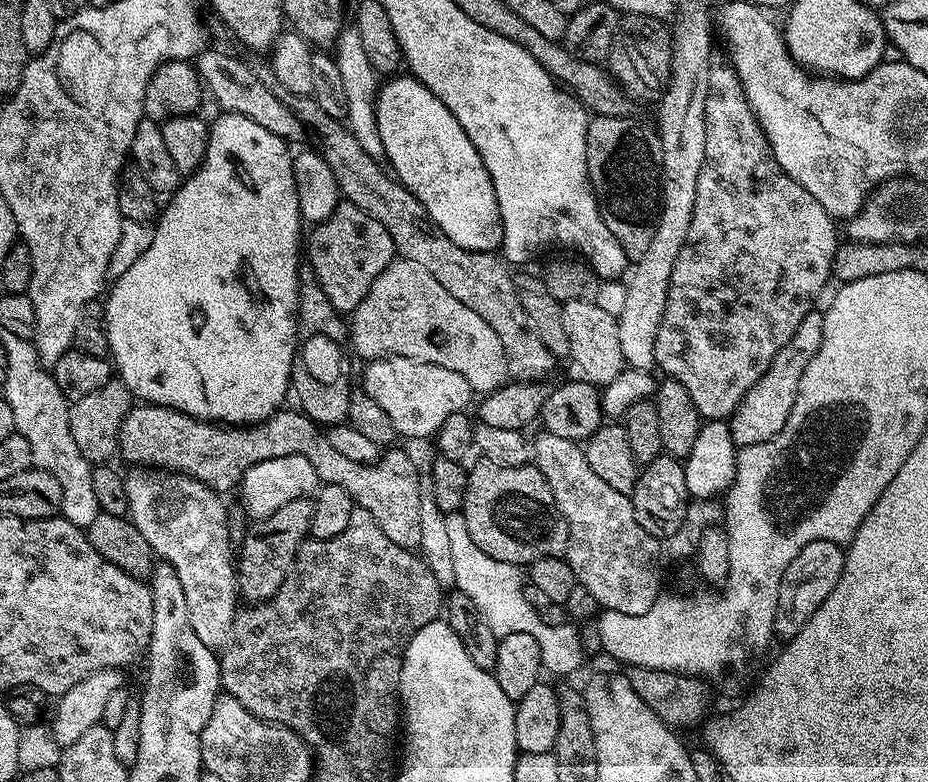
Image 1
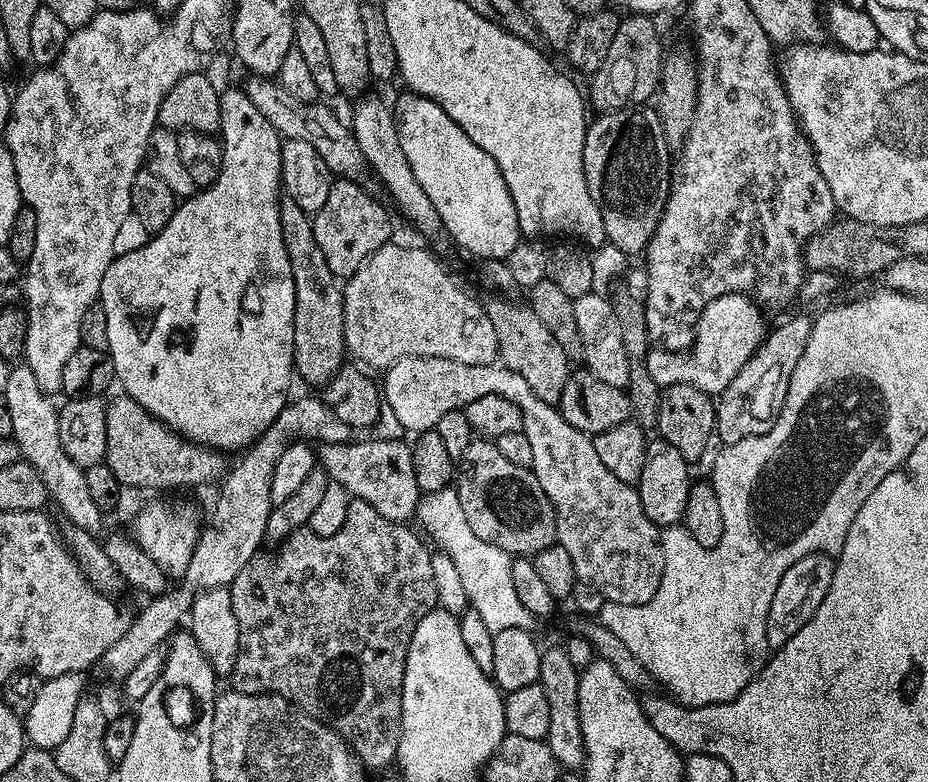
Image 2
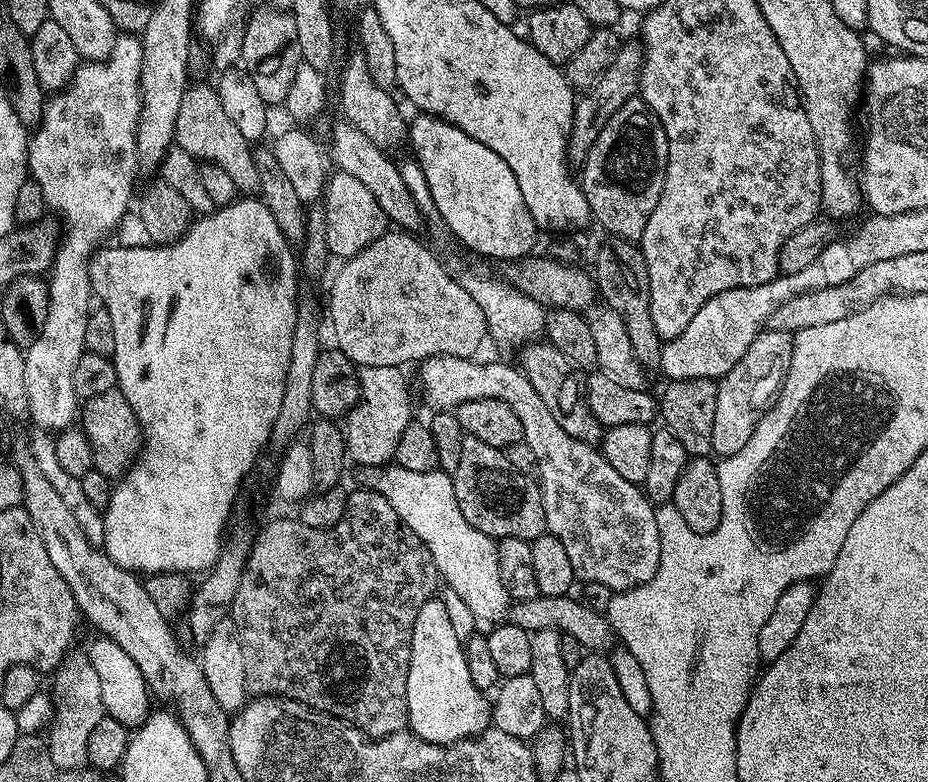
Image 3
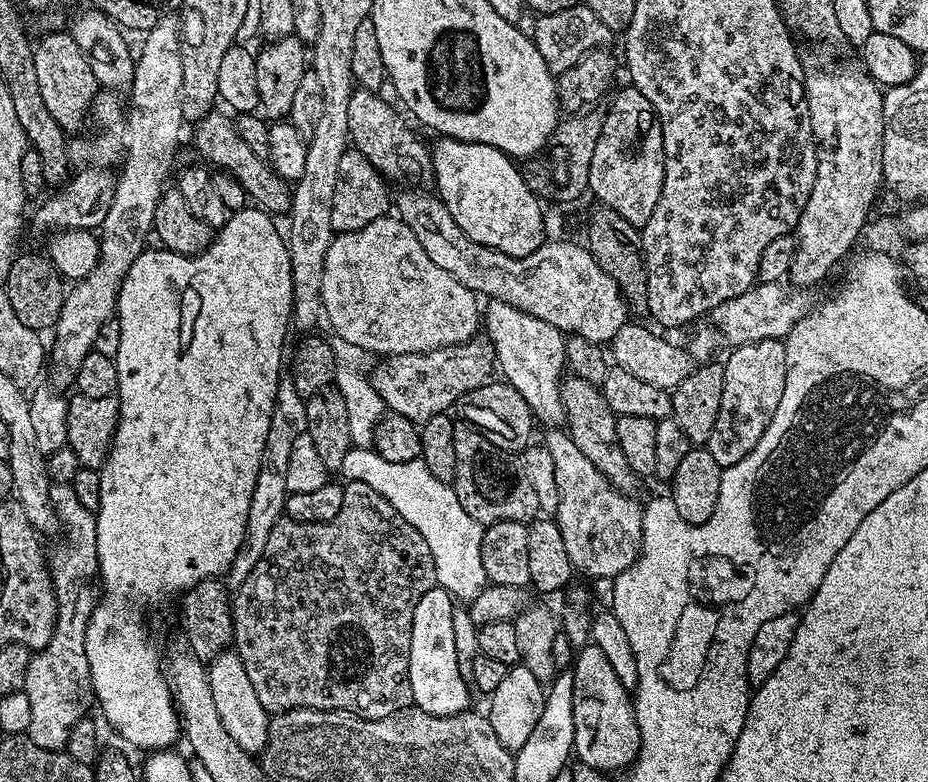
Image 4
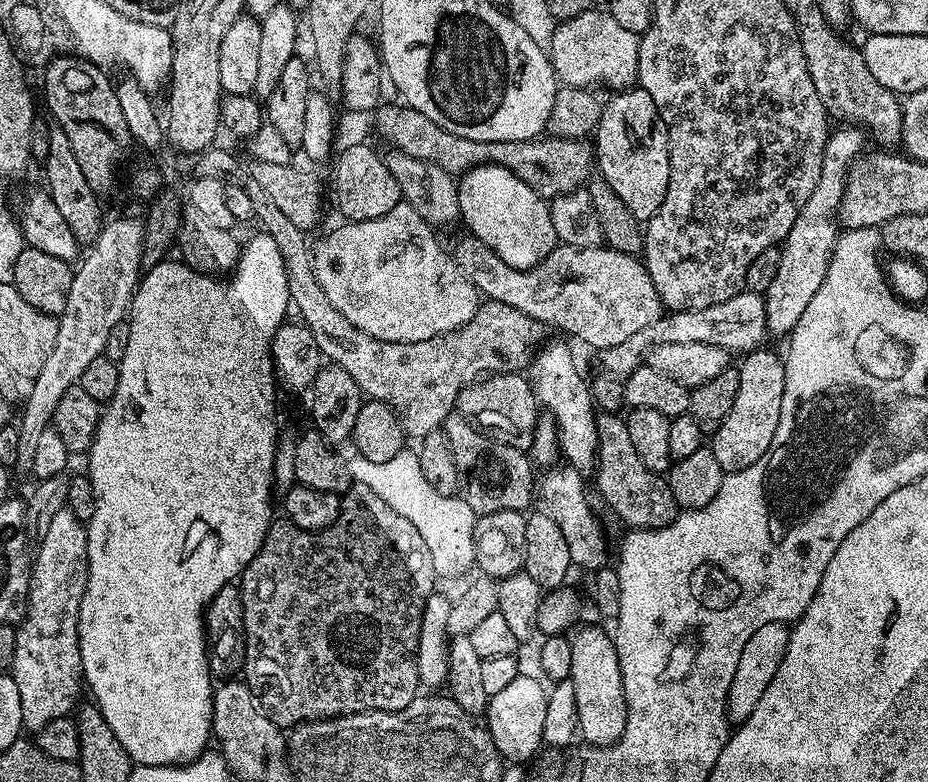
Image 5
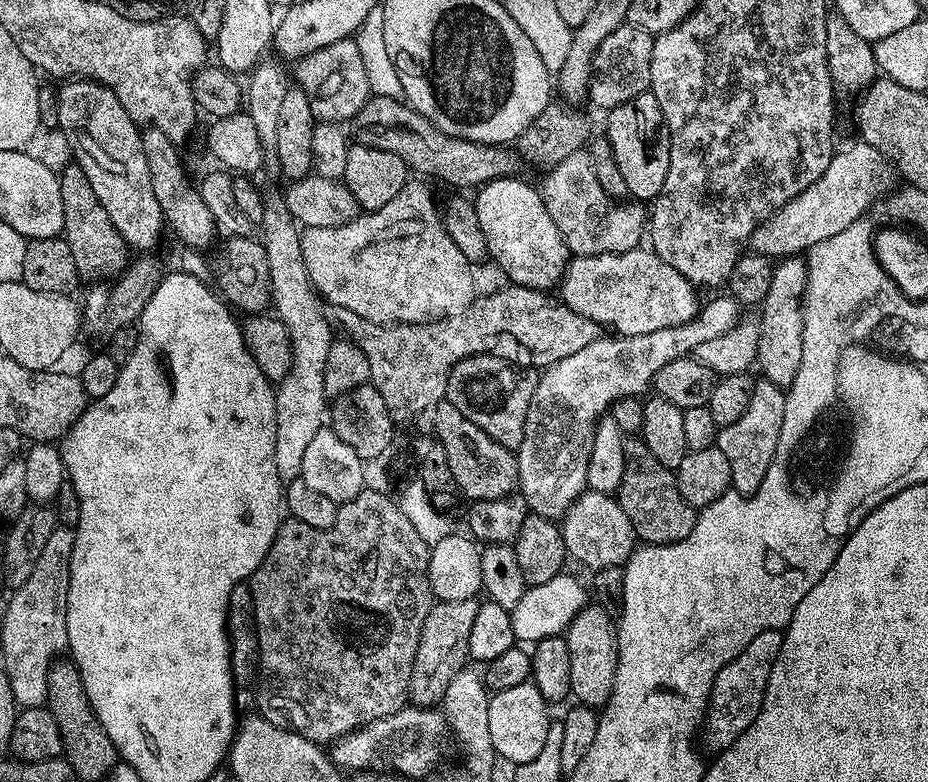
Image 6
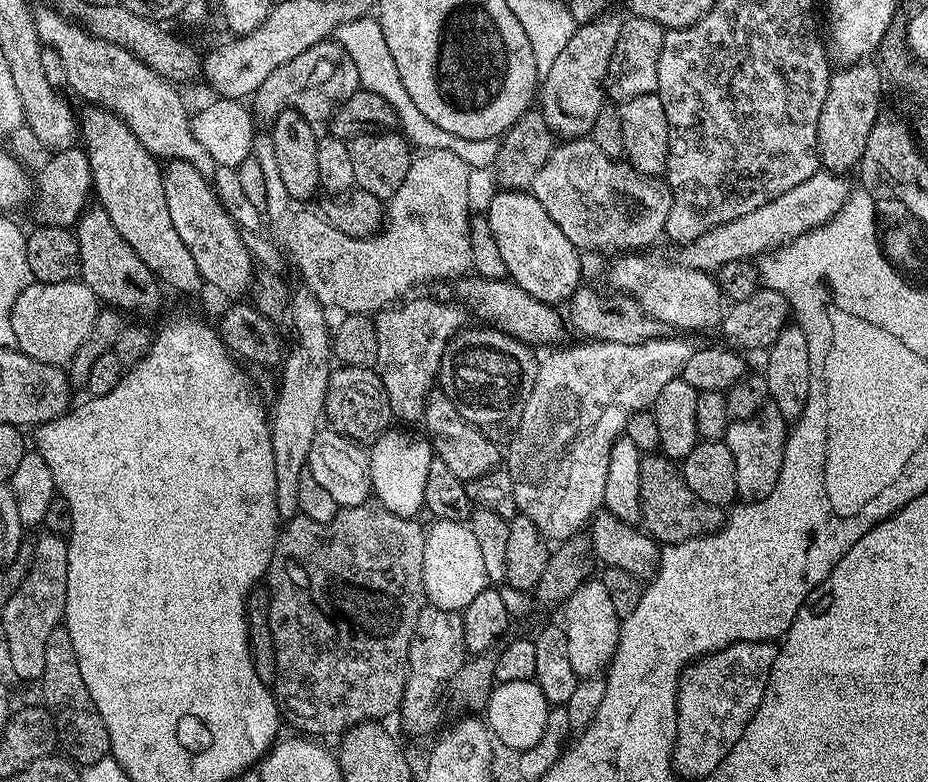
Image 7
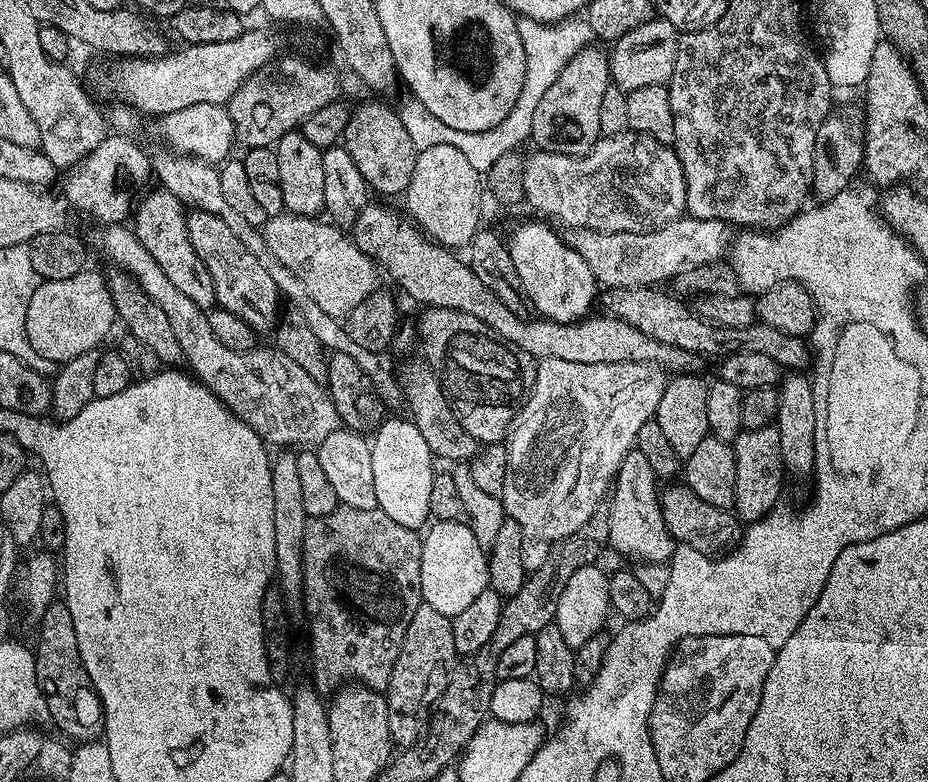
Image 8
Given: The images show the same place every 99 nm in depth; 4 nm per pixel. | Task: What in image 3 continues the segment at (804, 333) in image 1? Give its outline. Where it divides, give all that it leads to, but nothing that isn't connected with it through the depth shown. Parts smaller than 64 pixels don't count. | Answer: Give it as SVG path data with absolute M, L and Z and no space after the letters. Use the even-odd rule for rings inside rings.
M765 330L750 342L750 348L724 376L721 376L716 389L718 403L714 410L714 434L712 435L712 451L723 458L730 454L738 454L746 442L750 442L750 434L758 426L758 422L768 413L776 395L784 384L784 379L792 357L792 336L786 332Z

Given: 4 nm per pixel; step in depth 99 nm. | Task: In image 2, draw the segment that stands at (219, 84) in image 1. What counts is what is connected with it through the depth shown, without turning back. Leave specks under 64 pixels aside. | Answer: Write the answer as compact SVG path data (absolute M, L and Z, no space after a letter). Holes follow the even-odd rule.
M249 75L247 79L248 81L242 84L242 91L248 95L250 102L254 102L254 106L258 106L258 114L262 114L262 118L266 118L266 122L270 122L270 126L274 126L274 130L280 133L284 140L301 140L309 146L314 146L333 177L359 181L360 175L369 171L367 159L358 148L351 127L345 121L343 124L326 105L320 104L324 102L307 104L293 98L272 78Z

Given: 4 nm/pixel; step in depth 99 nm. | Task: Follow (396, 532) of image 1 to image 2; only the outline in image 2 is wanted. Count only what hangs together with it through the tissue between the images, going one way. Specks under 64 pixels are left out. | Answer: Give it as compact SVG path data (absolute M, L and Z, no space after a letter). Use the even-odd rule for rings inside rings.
M127 394L119 395L112 401L109 399L104 406L106 410L104 463L110 466L110 470L114 470L114 478L118 478L121 486L125 489L153 488L154 491L160 492L163 488L200 488L203 484L214 483L215 485L223 481L230 467L229 461L224 461L227 460L225 453L214 448L207 448L204 444L196 444L193 440L187 440L166 427L163 420L154 418L142 406L138 406L134 398L130 398ZM357 439L347 444L320 444L319 467L323 468L331 483L346 486L348 493L357 500L370 502L370 506L374 506L382 518L397 522L411 521L422 499L418 478L414 474L412 444L404 444L403 439L371 439Z

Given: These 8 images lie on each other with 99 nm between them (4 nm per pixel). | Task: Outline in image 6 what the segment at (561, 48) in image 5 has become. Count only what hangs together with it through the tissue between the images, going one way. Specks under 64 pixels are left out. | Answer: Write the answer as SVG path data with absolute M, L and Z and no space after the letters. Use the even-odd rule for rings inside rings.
M625 22L598 46L598 50L592 55L588 78L587 99L592 100L594 107L611 110L622 102L630 102L638 94L649 91L653 39L653 33Z

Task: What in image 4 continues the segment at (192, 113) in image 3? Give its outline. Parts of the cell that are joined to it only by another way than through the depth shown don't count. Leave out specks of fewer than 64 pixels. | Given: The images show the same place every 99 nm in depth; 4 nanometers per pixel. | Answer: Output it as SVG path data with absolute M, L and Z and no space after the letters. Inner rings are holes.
M212 110L207 116L195 121L196 148L208 160L216 163L215 167L222 172L229 172L242 186L242 190L248 195L249 201L255 207L263 208L269 214L276 212L291 213L292 188L289 181L283 180L271 165L265 160L260 160L254 151L246 146L246 142L239 137L235 123L229 121L219 110Z

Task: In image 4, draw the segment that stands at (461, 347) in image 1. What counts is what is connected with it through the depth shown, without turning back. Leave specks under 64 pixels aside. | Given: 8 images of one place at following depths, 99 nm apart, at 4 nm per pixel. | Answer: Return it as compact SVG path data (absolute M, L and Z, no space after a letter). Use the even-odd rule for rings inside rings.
M392 214L379 216L374 222L370 222L370 226L362 226L362 230L333 235L326 250L322 286L322 302L329 313L336 312L335 335L360 346L376 358L467 344L477 335L482 324L482 308L481 305L476 305L476 293L462 286L462 282L450 278L446 270L434 266L430 254L422 250L422 242L414 238L414 230L410 230L410 226L406 226Z

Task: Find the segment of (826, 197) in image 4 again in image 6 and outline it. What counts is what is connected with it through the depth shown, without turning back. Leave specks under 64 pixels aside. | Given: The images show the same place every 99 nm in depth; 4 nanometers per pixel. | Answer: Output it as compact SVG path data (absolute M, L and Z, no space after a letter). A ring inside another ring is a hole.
M799 255L781 259L773 267L770 278L770 290L766 290L766 298L758 305L758 323L760 337L758 338L758 350L756 351L756 364L760 368L759 375L765 380L774 382L774 386L787 390L794 382L798 374L798 366L802 364L802 330L804 329L804 291L806 290L806 278L808 277L808 265Z

